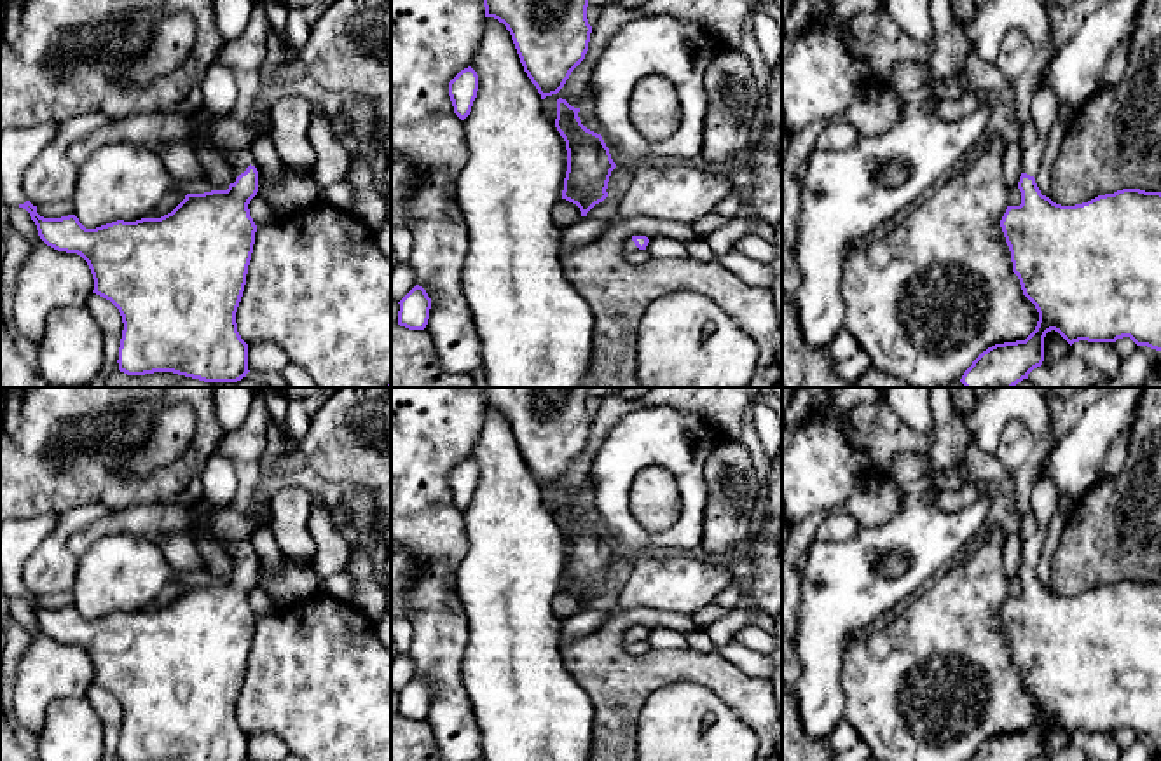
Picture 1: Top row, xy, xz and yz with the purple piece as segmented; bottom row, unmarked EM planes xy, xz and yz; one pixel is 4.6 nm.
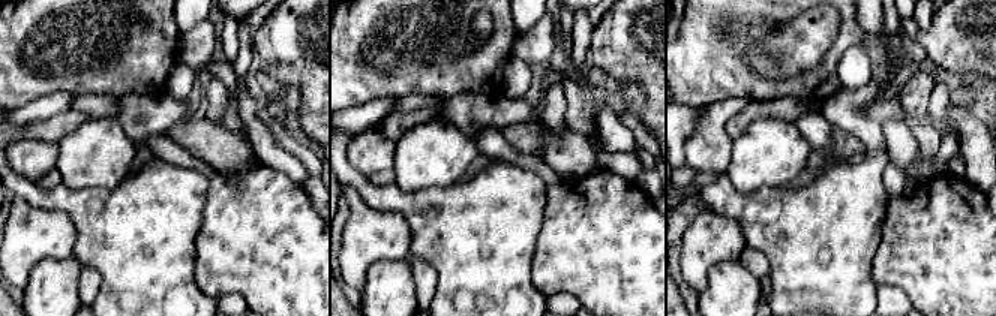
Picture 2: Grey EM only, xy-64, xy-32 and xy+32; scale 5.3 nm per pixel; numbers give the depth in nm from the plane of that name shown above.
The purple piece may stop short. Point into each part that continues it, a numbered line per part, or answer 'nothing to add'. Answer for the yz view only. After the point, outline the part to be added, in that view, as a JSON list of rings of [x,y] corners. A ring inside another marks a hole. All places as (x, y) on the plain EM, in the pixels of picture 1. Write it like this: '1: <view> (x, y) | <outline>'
1: yz (1044, 498) | [[[1051,478],[1035,480],[1032,489],[1032,515],[1037,520],[1037,532],[1021,541],[1021,559],[1023,564],[1037,567],[1044,543],[1048,539],[1048,531],[1051,518],[1058,508],[1058,492]]]

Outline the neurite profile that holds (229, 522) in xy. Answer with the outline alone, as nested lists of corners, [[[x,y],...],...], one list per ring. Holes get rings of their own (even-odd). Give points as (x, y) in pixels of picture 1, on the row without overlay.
[[[222,510],[211,518],[211,529],[234,539],[250,539],[257,527],[257,518],[251,511],[239,513],[236,510]]]

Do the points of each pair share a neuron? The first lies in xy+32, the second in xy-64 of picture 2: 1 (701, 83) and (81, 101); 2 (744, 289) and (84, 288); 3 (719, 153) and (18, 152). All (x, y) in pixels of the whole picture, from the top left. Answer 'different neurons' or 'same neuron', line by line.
1: different neurons
2: different neurons
3: same neuron

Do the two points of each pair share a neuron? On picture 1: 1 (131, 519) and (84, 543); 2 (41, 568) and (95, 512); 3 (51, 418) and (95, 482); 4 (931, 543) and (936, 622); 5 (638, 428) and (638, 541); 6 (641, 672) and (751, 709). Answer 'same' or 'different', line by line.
1: same
2: same
3: same
4: different
5: same
6: same

